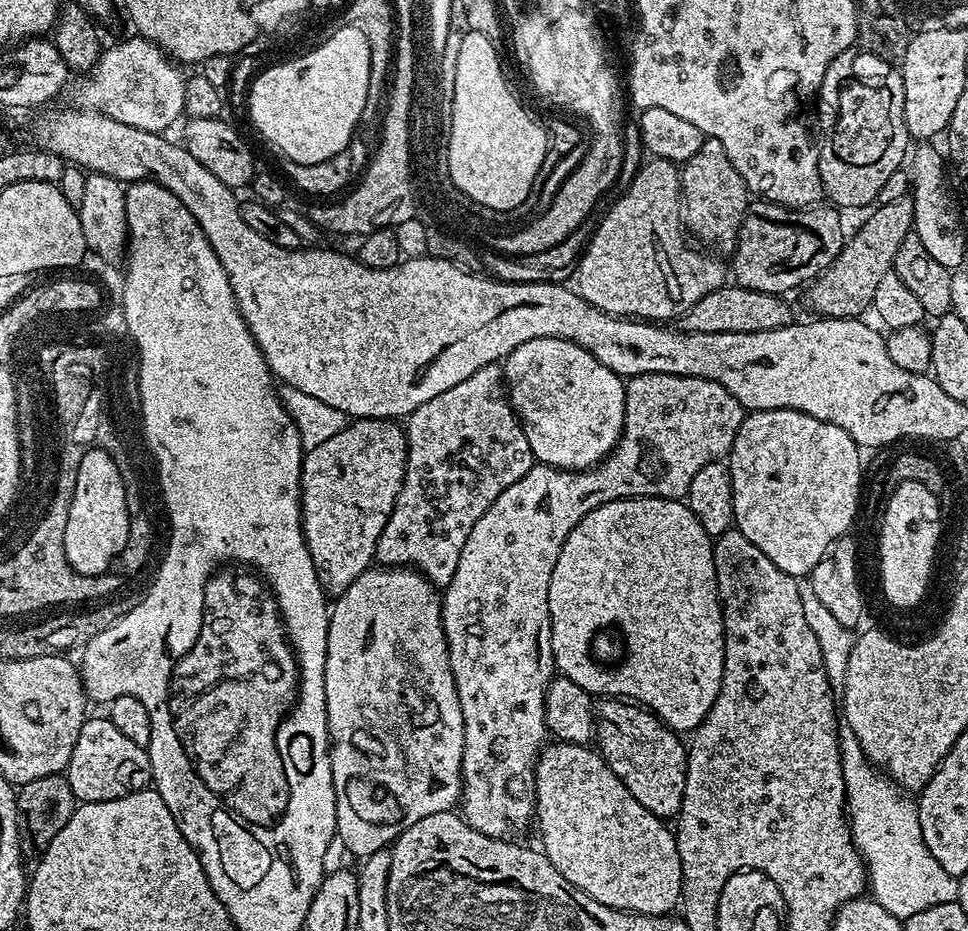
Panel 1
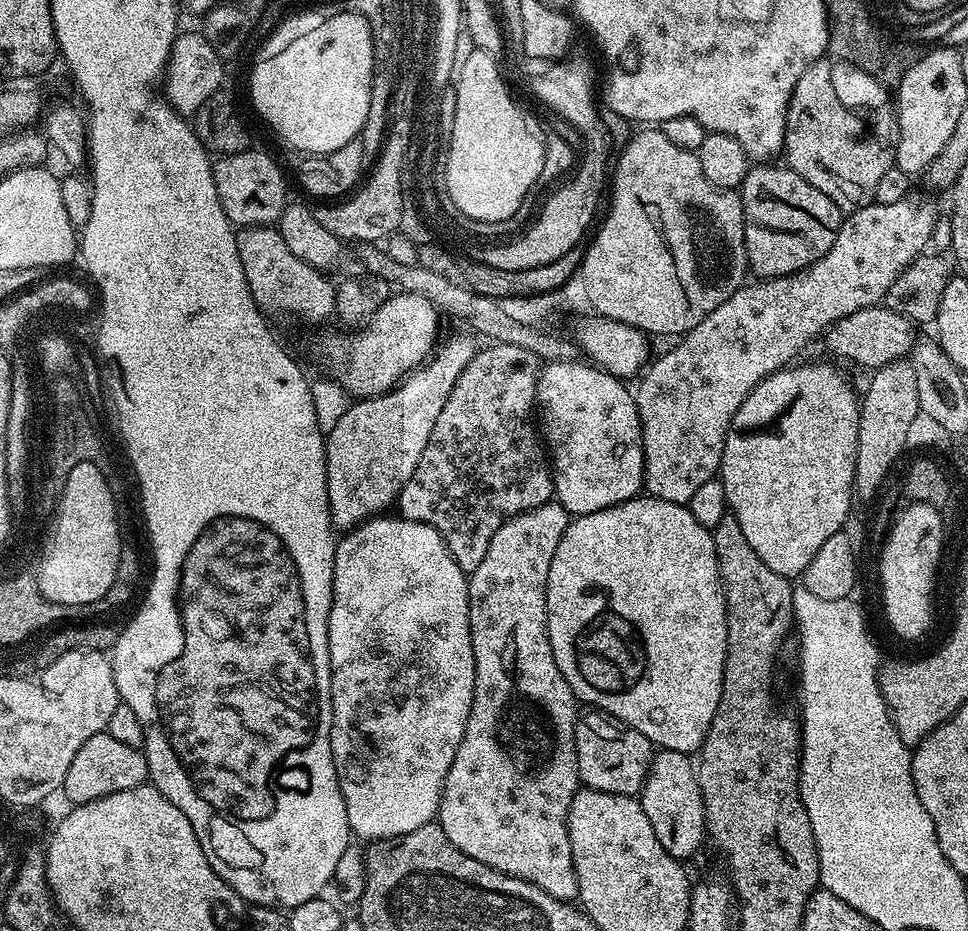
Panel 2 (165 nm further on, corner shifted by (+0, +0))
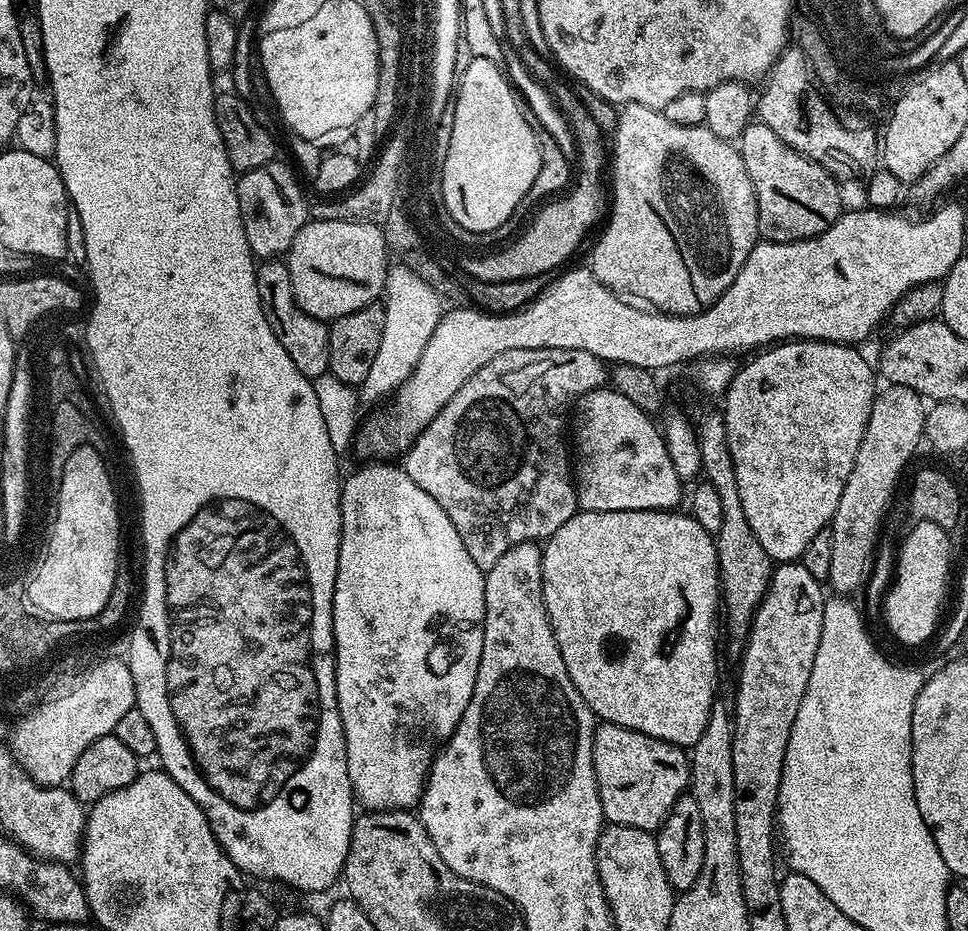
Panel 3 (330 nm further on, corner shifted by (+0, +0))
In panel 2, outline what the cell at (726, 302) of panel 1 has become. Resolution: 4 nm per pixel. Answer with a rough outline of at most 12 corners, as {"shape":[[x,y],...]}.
{"shape":[[885,306],[829,326],[822,343],[875,370],[911,353],[914,324]]}

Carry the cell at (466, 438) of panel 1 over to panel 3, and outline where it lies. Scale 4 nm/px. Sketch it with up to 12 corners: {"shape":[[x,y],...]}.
{"shape":[[577,348],[506,350],[404,471],[484,573],[578,505],[563,404]]}

